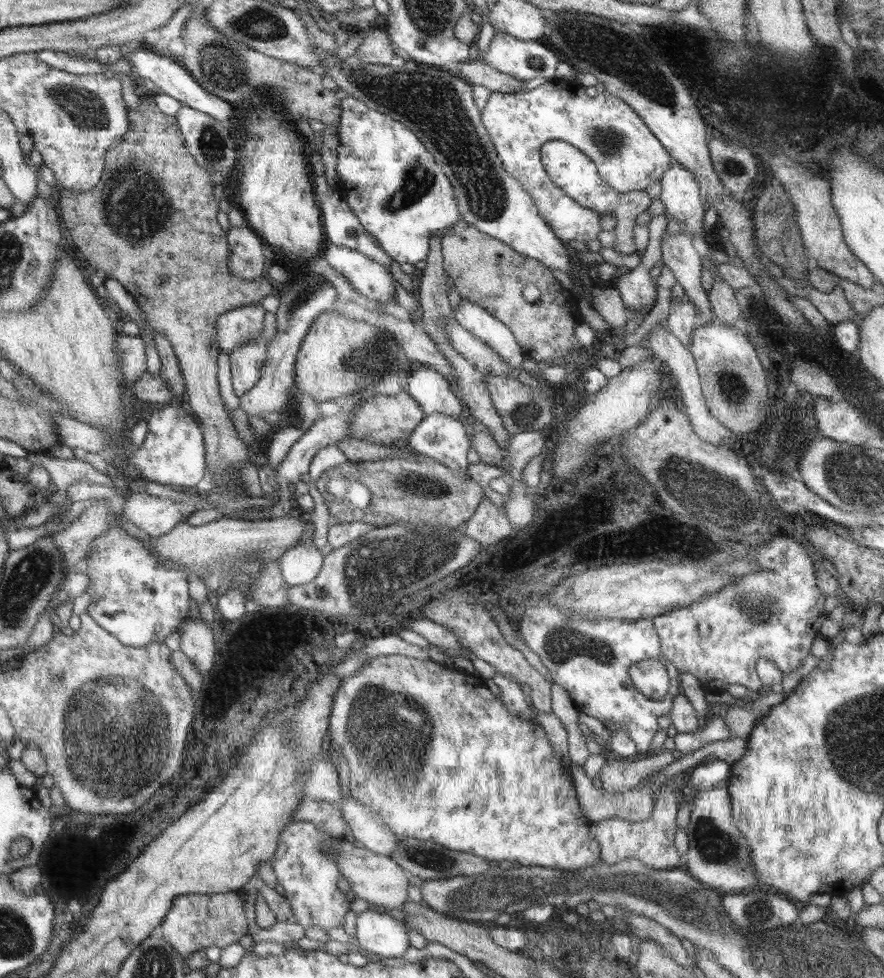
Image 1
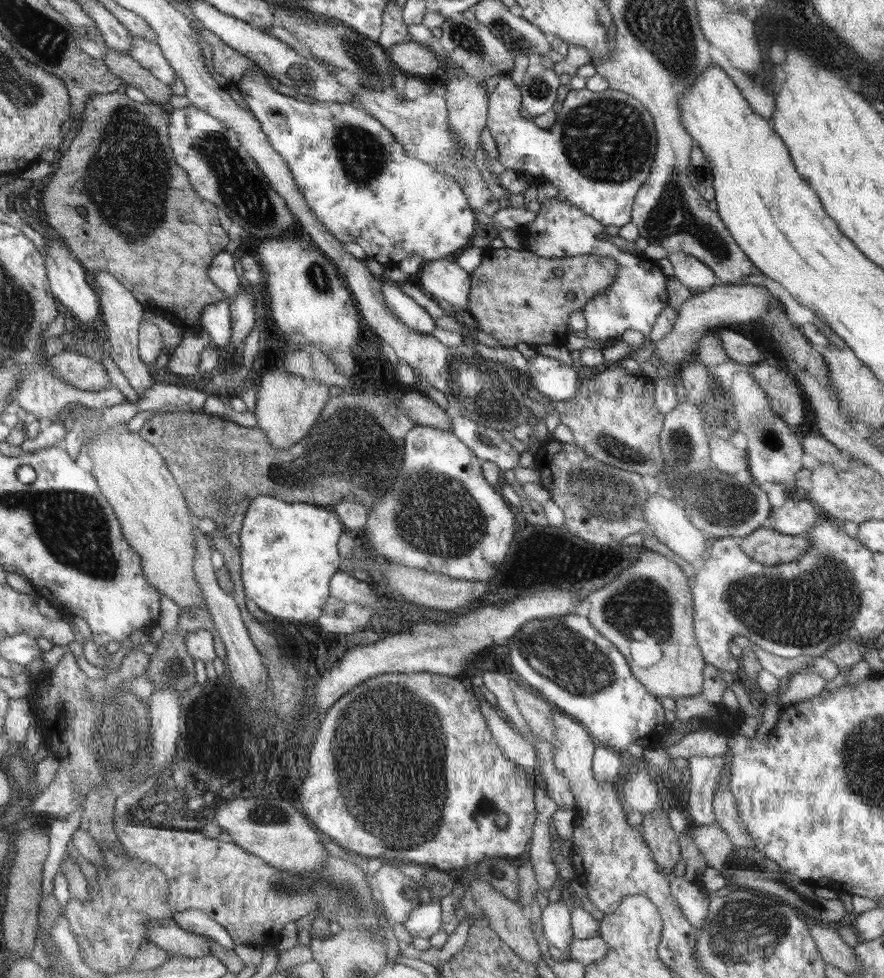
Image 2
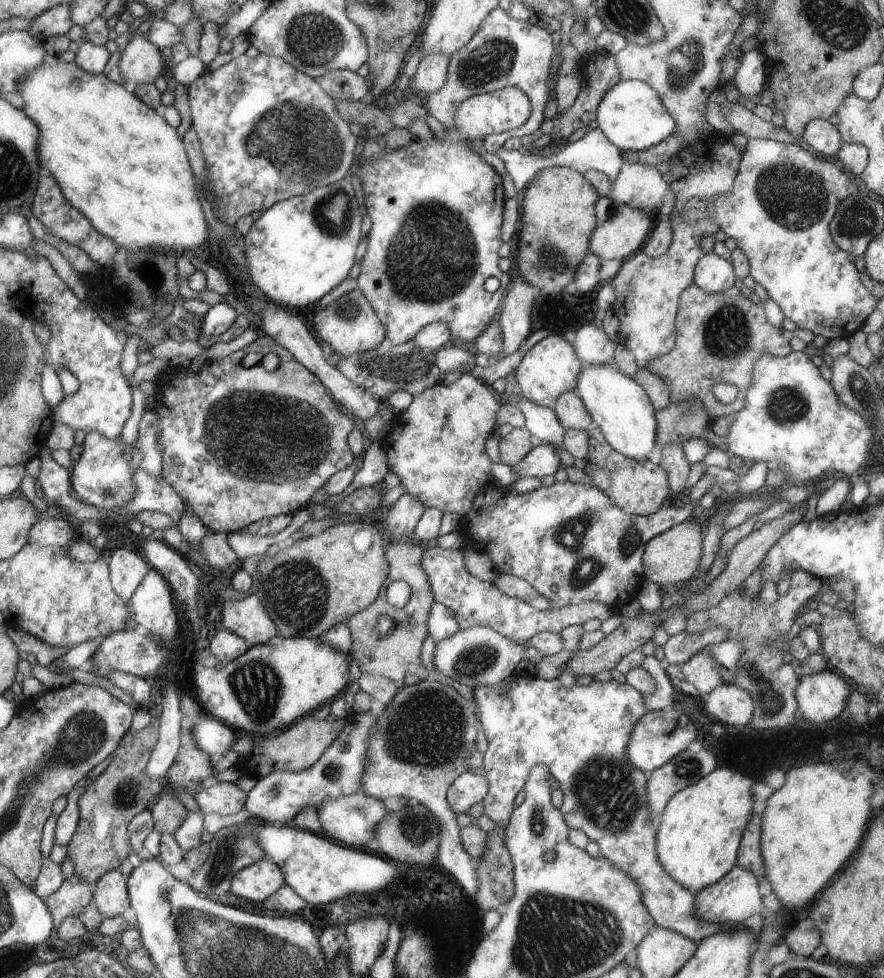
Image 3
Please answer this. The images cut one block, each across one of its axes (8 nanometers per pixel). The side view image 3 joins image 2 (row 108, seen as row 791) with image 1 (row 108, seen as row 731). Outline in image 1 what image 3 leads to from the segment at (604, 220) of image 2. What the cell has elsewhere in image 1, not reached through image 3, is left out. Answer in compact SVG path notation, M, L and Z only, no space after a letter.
M553 80L534 90L516 93L492 92L486 107L482 110L482 122L485 122L486 130L490 138L494 140L493 146L497 148L501 166L514 178L518 178L518 182L521 182L526 191L529 191L540 214L544 216L545 221L553 228L554 234L563 243L568 243L570 240L582 240L586 243L589 240L596 240L600 232L600 216L595 210L582 208L581 203L567 195L566 191L549 177L544 162L540 160L540 148L546 141L564 141L581 150L596 164L600 177L622 195L632 190L646 190L650 184L661 181L665 173L669 172L673 162L666 147L629 103L606 91L592 98L586 94L585 88L575 81Z

